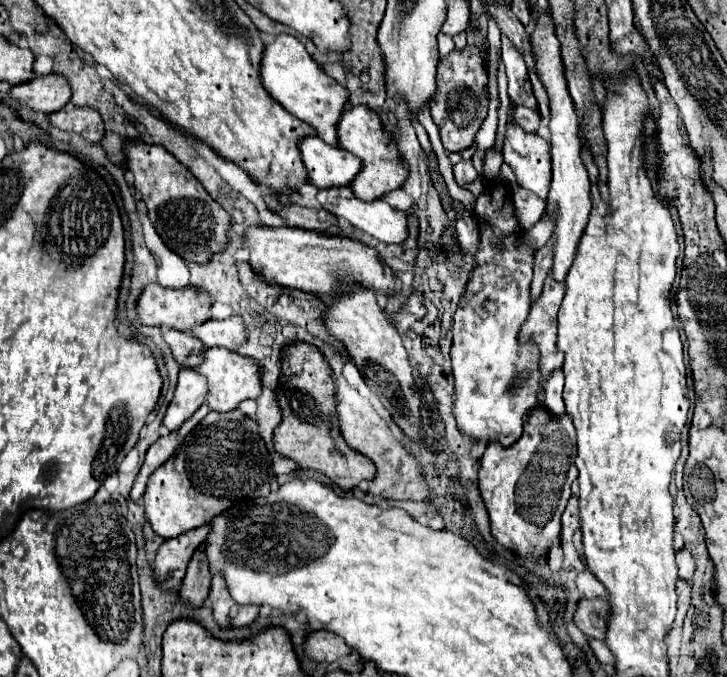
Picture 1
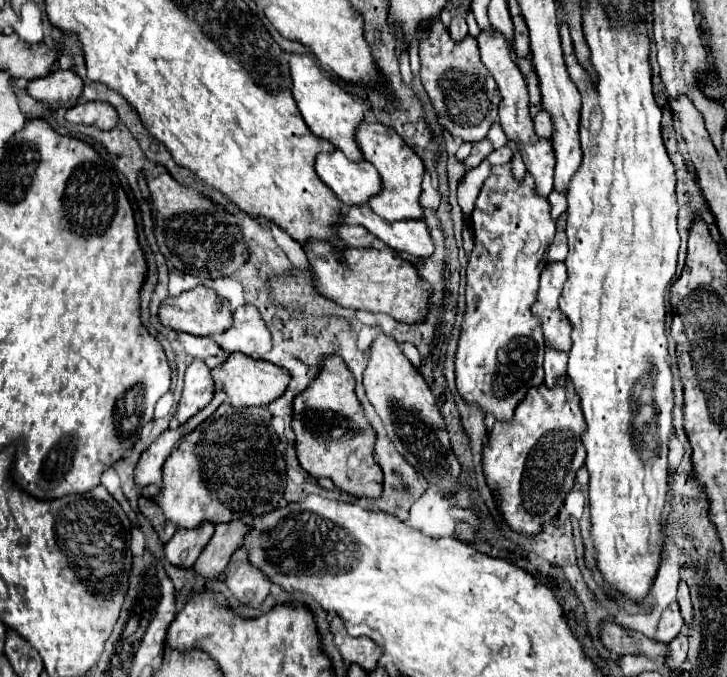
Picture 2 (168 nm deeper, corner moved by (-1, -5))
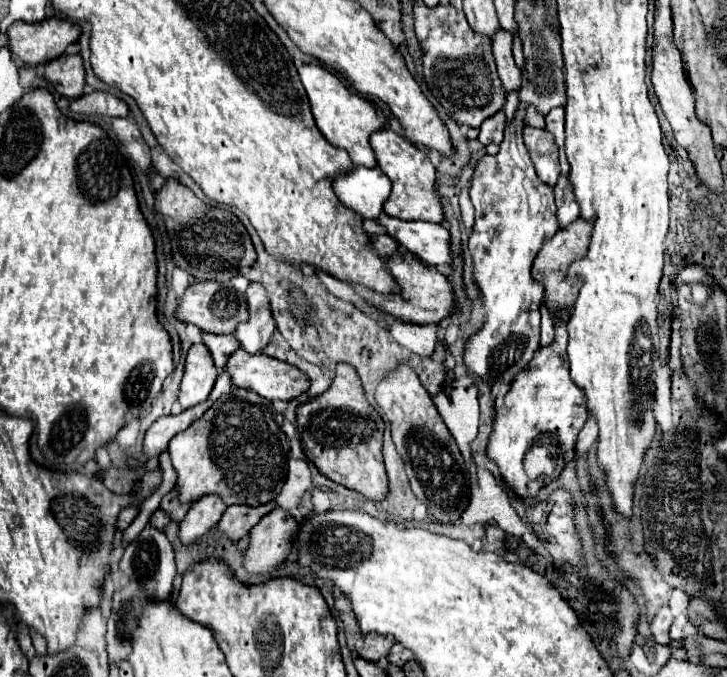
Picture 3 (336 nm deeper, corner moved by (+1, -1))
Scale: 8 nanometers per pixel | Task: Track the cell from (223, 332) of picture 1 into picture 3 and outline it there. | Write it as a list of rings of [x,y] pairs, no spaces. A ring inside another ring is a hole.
[[[250,283],[248,291],[248,309],[250,319],[236,329],[236,339],[242,349],[248,353],[262,353],[274,333],[274,319],[270,311],[270,301],[266,297],[266,289],[258,283]]]

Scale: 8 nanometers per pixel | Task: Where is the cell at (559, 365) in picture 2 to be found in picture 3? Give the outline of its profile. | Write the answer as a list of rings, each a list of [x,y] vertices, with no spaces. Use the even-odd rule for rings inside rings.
[[[542,305],[542,323],[540,323],[540,341],[542,345],[550,345],[554,341],[554,317],[546,313],[546,305]]]

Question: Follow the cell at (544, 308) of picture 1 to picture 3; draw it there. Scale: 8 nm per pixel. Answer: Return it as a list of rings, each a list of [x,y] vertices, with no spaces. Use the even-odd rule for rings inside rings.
[[[578,217],[578,221],[574,221],[574,225],[570,225],[570,229],[558,229],[554,237],[550,237],[542,243],[542,249],[534,261],[532,273],[536,279],[540,279],[544,283],[546,303],[554,315],[558,315],[562,309],[572,311],[572,305],[578,297],[578,289],[582,287],[582,281],[570,281],[570,265],[574,263],[574,259],[578,259],[578,257],[582,257],[582,253],[586,253],[588,243],[590,243],[590,221],[582,221],[582,217]]]

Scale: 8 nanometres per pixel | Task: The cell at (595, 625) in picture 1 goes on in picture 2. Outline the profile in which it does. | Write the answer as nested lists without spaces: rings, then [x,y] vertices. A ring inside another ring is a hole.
[[[602,621],[600,627],[602,645],[614,655],[646,655],[646,657],[664,657],[668,647],[662,643],[650,641],[644,633],[634,629],[624,629],[614,621]]]

